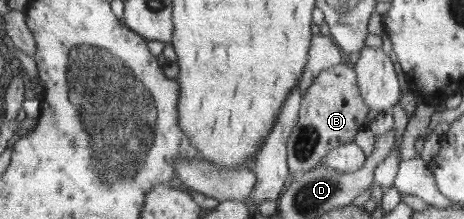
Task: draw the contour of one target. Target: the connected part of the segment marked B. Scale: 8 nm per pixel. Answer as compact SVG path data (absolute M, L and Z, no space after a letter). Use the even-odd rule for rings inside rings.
M345 61L337 66L324 70L316 78L313 86L305 92L305 96L302 96L299 120L297 120L297 124L295 124L288 142L288 165L290 166L290 172L300 175L315 169L317 166L322 166L324 165L324 159L333 148L355 142L355 134L359 130L366 128L369 123L367 120L369 110L371 110L371 107L365 103L364 96L361 94L355 66Z

